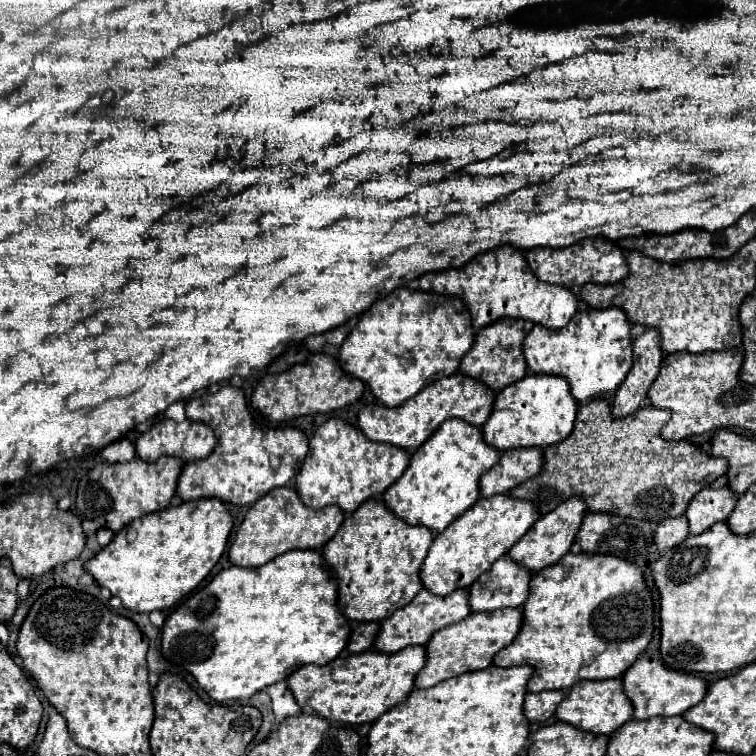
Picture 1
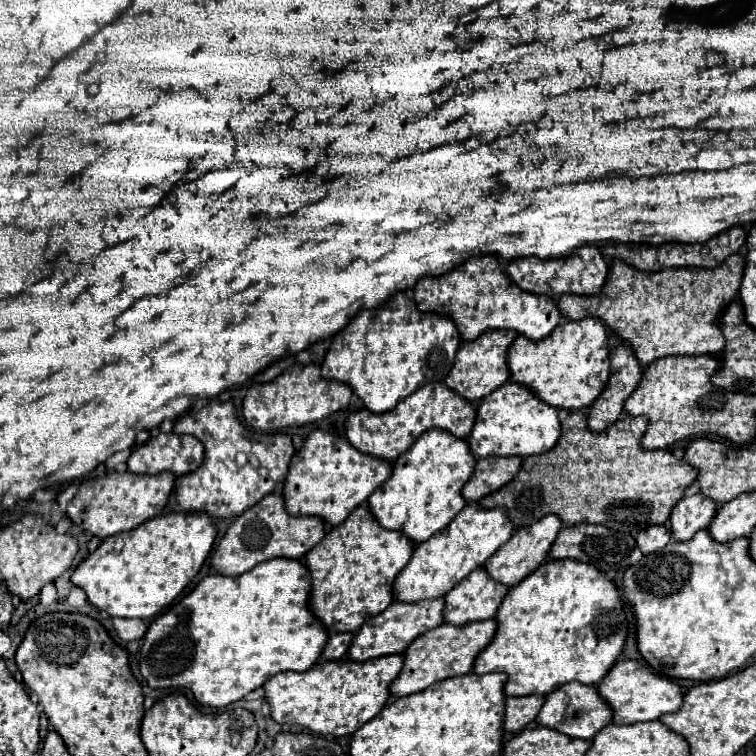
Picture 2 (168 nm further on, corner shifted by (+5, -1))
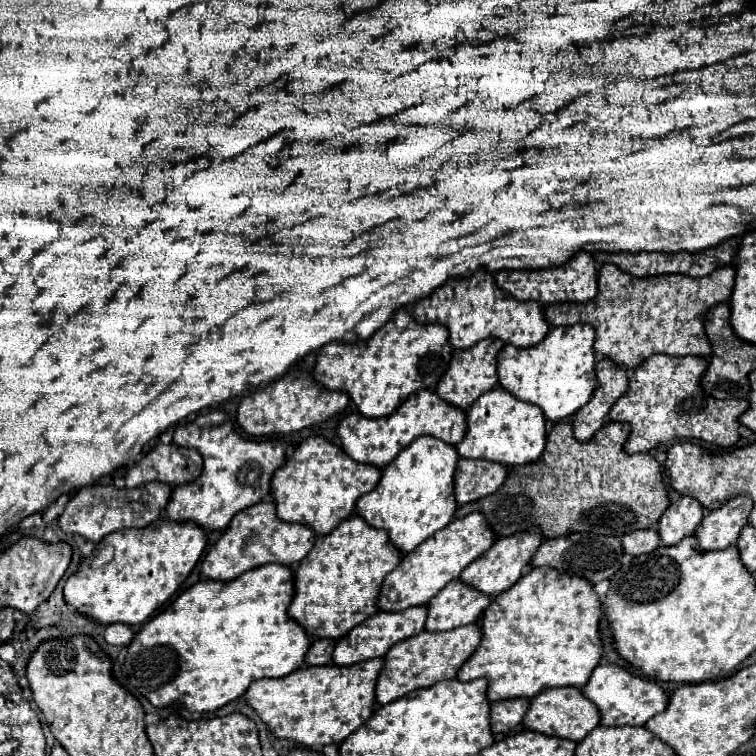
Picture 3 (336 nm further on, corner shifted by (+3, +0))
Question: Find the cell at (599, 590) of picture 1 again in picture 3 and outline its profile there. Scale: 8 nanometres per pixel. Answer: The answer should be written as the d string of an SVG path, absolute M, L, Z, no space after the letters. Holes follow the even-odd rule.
M533 568L525 572L517 584L501 592L491 600L487 612L481 618L481 642L471 654L471 658L459 668L457 680L469 682L477 678L487 680L489 702L509 700L509 698L533 698L545 688L555 686L575 686L581 688L589 680L589 672L601 660L601 638L599 638L599 616L601 602L593 586L579 576L561 574L553 568Z

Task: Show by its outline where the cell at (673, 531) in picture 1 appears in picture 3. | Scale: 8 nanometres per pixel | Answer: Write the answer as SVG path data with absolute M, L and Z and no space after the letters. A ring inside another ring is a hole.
M647 528L647 530L637 530L637 532L631 532L631 534L625 534L621 544L623 544L627 554L639 556L639 554L653 552L661 544L661 538L659 538L657 530Z

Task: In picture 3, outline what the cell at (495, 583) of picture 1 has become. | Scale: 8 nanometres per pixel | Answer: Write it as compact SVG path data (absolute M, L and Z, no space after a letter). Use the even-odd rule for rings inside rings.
M453 580L427 604L425 630L445 632L459 626L475 624L489 602L491 598L483 592L475 592L463 582Z

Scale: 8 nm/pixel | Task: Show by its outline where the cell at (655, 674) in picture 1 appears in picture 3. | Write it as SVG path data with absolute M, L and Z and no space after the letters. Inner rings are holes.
M599 664L581 692L597 706L603 726L643 726L649 718L663 712L669 702L669 696L663 692L661 686L637 674L631 674L617 664Z

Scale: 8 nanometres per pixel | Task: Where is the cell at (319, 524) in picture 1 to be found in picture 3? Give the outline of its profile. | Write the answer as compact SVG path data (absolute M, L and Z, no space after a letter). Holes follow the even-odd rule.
M259 502L247 508L245 512L239 512L237 516L233 516L229 528L223 532L223 536L215 542L215 546L203 558L201 574L211 580L229 582L247 570L253 570L271 562L283 564L283 566L295 566L299 560L307 556L307 552L313 548L313 542L315 542L313 532L307 526L281 522L275 514L273 502Z

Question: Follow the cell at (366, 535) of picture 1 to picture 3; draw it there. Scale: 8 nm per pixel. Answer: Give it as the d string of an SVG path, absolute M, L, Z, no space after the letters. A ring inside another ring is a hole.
M357 514L343 520L327 536L317 538L309 556L305 556L295 570L295 596L287 614L311 638L343 638L349 630L377 612L381 582L401 560L401 552L389 542L385 532L371 528Z

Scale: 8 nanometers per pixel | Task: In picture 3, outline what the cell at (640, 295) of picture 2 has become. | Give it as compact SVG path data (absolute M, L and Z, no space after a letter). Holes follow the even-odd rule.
M603 264L599 270L599 290L597 296L589 302L581 304L549 304L543 314L551 326L569 326L577 322L591 324L595 328L595 352L601 352L605 358L617 362L621 368L637 368L651 354L667 354L667 356L701 356L707 358L711 354L709 340L705 330L701 328L701 318L705 312L721 302L727 302L735 284L735 268L721 266L717 272L711 272L705 278L685 278L683 274L671 276L649 276L649 278L633 278L613 264Z

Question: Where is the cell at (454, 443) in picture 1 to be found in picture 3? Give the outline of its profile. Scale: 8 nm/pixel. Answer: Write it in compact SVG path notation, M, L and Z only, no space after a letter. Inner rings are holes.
M421 436L403 448L391 464L381 470L377 488L357 500L357 514L373 528L385 530L389 540L403 552L415 550L423 540L445 528L457 510L453 498L453 476L457 468L457 452L453 446L433 436Z

